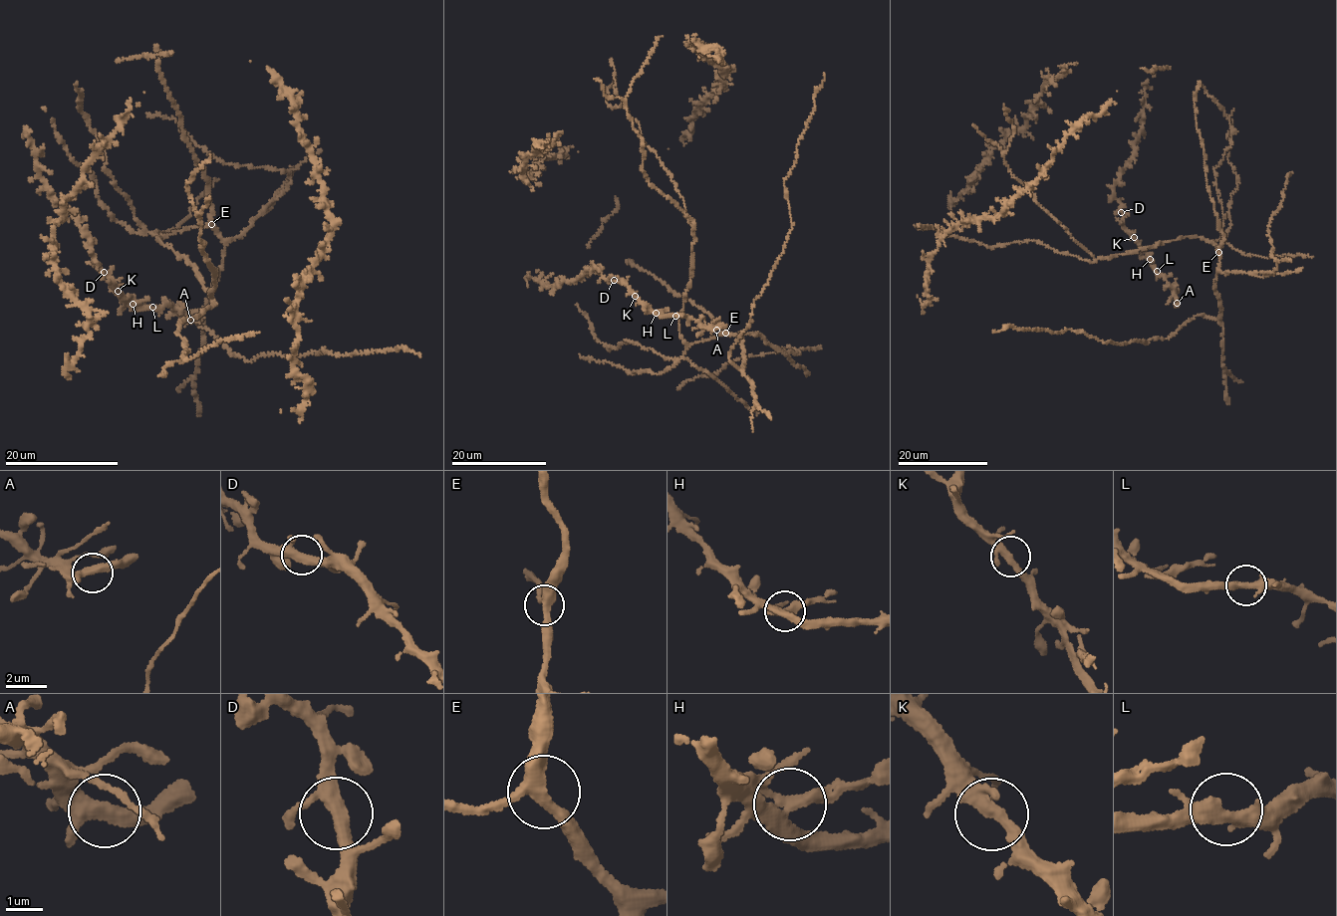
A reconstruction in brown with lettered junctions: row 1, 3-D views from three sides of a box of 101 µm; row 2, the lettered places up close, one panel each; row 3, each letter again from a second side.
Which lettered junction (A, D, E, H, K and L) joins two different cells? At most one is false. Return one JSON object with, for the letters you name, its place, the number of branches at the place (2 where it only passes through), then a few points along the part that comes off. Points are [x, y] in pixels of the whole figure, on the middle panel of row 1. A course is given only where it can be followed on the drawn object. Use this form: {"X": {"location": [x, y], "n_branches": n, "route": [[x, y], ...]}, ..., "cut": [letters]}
{"H": {"location": [656, 313], "n_branches": 3, "route": [[657, 313], [668, 309]]}, "cut": ["H"]}

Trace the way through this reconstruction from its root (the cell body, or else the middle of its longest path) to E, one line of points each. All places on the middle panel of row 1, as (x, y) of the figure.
E: (691, 260), (690, 286), (678, 321), (680, 338), (688, 344), (725, 333)

